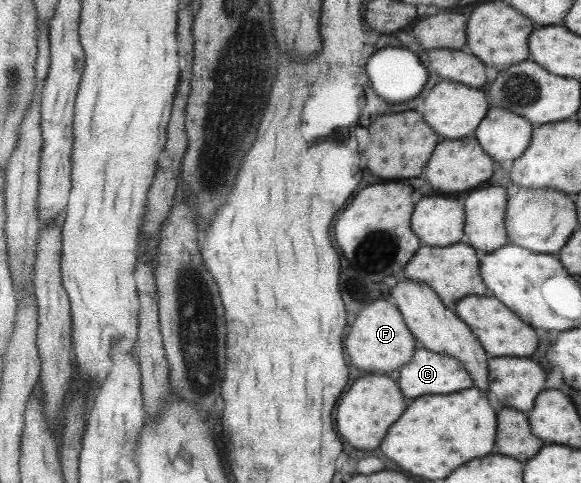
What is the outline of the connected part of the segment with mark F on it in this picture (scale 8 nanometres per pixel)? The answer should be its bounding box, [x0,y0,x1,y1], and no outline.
[344,299,418,371]

